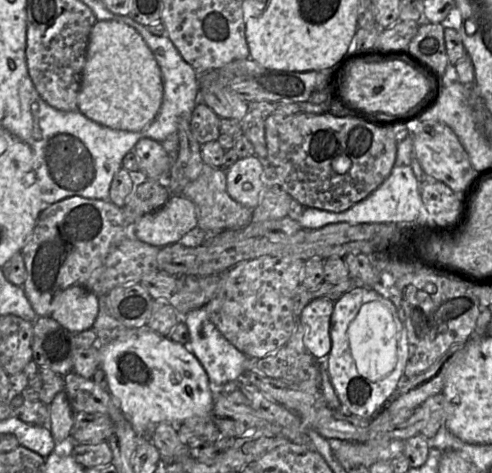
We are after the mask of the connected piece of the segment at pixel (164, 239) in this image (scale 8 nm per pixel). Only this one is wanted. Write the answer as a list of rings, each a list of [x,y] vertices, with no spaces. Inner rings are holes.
[[[171,195],[159,210],[135,223],[135,236],[156,247],[177,243],[198,225],[197,208],[184,195]]]

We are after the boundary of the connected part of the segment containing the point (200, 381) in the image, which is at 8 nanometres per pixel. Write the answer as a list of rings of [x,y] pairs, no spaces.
[[[144,326],[127,330],[99,351],[100,367],[106,373],[109,390],[140,439],[151,437],[152,430],[161,423],[172,425],[192,418],[212,418],[209,378],[189,347]]]

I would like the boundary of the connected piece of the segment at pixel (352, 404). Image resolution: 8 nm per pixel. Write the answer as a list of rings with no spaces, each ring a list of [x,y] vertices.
[[[353,286],[334,302],[330,337],[327,372],[342,409],[364,419],[373,419],[388,404],[404,378],[409,355],[404,322],[402,323],[395,306],[388,298],[372,287]]]

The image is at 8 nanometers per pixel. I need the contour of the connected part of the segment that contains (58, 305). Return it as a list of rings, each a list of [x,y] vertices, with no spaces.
[[[80,285],[63,290],[52,302],[50,317],[70,332],[93,327],[98,315],[98,297]]]

